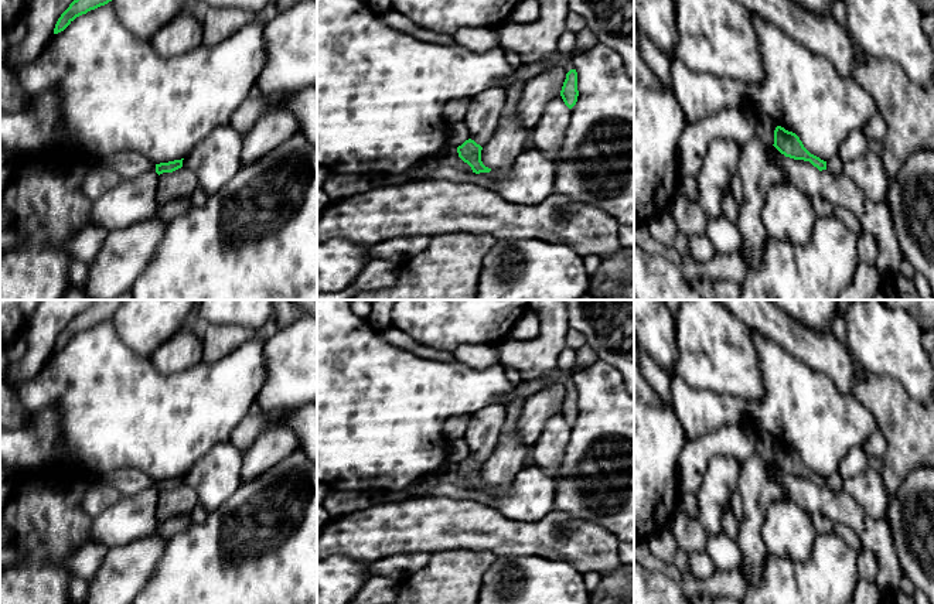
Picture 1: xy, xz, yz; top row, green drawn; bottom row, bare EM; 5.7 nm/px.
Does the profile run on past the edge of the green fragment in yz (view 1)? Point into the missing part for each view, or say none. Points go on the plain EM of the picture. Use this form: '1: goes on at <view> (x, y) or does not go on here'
1: does not go on here

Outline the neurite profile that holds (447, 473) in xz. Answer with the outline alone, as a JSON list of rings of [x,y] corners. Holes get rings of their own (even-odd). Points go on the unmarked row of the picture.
[[[451,464],[443,465],[436,471],[436,477],[439,482],[442,481],[450,482],[466,491],[473,489],[471,484],[459,474],[457,465]]]

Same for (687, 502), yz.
[[[679,491],[678,501],[676,501],[676,509],[695,518],[699,509],[698,495]]]

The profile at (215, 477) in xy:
[[[231,440],[215,444],[183,477],[207,513],[219,509],[239,488],[243,451]]]

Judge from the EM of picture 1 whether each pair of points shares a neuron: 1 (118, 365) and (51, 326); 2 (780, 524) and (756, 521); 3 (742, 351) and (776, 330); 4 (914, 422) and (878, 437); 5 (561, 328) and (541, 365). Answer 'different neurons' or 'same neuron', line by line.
1: different neurons
2: different neurons
3: different neurons
4: different neurons
5: same neuron

